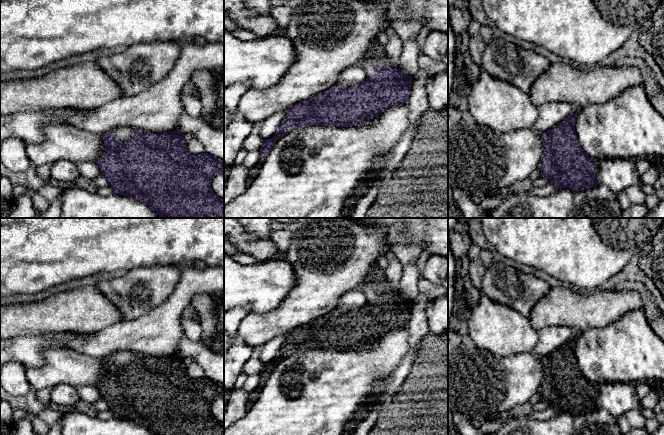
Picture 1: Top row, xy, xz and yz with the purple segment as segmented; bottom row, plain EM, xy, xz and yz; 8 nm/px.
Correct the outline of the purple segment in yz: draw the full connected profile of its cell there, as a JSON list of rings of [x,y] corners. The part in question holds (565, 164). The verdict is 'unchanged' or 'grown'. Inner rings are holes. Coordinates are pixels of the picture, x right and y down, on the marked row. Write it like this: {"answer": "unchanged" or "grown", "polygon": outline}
{"answer": "unchanged", "polygon": [[[572,113],[558,125],[541,134],[543,143],[543,154],[539,163],[541,177],[549,179],[550,183],[556,185],[560,189],[568,188],[574,193],[592,188],[599,185],[596,179],[596,161],[591,159],[581,148],[575,132],[575,122],[577,115]]]}

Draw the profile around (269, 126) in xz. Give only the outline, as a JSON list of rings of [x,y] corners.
[[[288,110],[274,113],[262,121],[262,126],[259,129],[259,135],[264,141],[273,138],[287,112]]]

